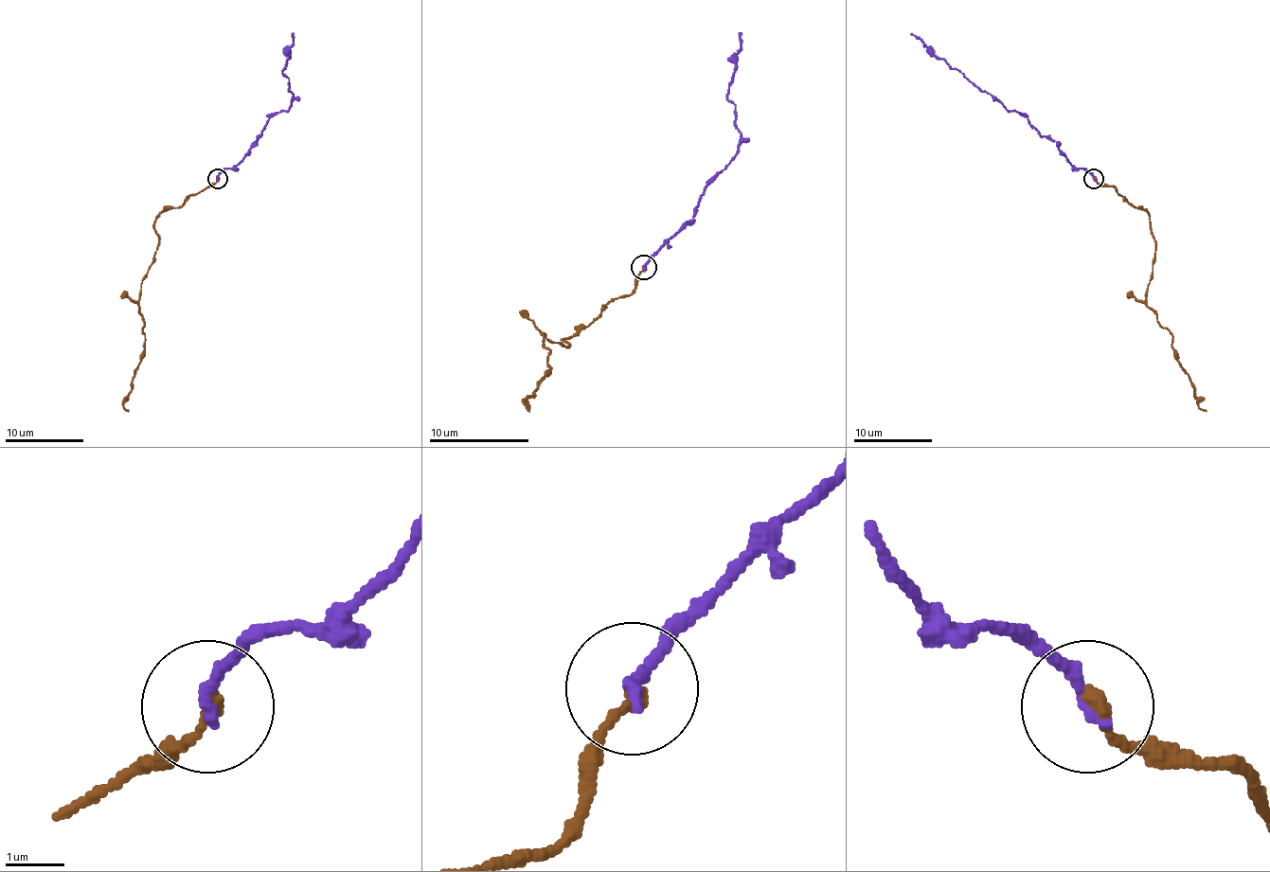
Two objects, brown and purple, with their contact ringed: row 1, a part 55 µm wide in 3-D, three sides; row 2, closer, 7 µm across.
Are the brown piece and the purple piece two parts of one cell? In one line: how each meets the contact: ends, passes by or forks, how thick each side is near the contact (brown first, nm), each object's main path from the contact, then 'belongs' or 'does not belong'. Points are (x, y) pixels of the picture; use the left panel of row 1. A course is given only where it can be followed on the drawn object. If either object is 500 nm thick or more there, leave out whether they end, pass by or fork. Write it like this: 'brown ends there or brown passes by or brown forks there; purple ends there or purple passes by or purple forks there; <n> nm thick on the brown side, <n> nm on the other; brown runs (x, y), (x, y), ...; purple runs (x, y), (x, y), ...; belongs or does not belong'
brown ends there; purple ends there; 240 nm thick on the brown side, 200 nm on the other; brown runs (218, 178), (180, 205), (167, 207), (155, 221), (159, 246), (141, 282), (143, 358), (124, 405), (128, 411); purple runs (218, 178), (225, 169), (233, 169), (243, 158), (273, 115), (290, 106), (292, 94), (282, 70), (294, 33); belongs

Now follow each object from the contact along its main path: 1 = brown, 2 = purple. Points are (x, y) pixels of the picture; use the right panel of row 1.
1: (1094, 178), (1141, 207), (1151, 221), (1154, 262), (1147, 305), (1172, 336), (1174, 358), (1206, 411)
2: (1094, 178), (1084, 169), (1077, 169), (1055, 141), (1043, 137), (1024, 115), (987, 94), (910, 33)

